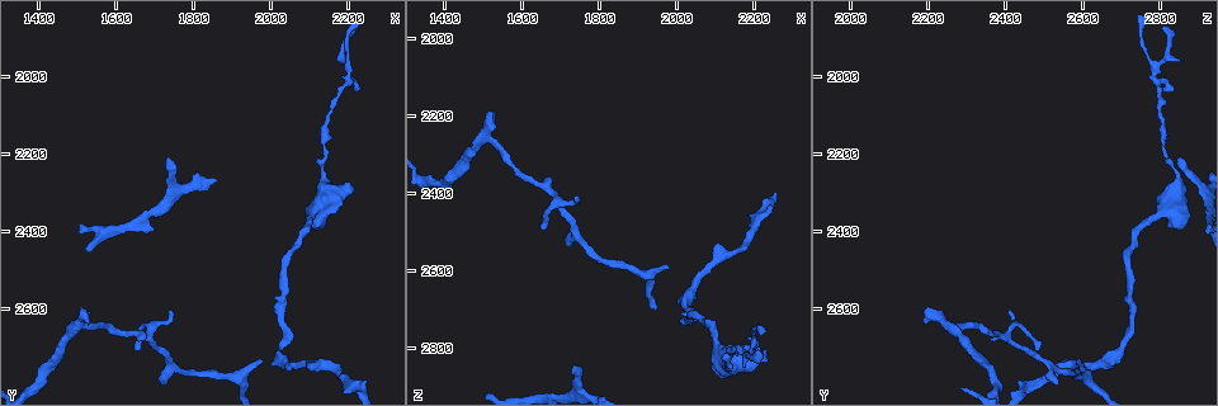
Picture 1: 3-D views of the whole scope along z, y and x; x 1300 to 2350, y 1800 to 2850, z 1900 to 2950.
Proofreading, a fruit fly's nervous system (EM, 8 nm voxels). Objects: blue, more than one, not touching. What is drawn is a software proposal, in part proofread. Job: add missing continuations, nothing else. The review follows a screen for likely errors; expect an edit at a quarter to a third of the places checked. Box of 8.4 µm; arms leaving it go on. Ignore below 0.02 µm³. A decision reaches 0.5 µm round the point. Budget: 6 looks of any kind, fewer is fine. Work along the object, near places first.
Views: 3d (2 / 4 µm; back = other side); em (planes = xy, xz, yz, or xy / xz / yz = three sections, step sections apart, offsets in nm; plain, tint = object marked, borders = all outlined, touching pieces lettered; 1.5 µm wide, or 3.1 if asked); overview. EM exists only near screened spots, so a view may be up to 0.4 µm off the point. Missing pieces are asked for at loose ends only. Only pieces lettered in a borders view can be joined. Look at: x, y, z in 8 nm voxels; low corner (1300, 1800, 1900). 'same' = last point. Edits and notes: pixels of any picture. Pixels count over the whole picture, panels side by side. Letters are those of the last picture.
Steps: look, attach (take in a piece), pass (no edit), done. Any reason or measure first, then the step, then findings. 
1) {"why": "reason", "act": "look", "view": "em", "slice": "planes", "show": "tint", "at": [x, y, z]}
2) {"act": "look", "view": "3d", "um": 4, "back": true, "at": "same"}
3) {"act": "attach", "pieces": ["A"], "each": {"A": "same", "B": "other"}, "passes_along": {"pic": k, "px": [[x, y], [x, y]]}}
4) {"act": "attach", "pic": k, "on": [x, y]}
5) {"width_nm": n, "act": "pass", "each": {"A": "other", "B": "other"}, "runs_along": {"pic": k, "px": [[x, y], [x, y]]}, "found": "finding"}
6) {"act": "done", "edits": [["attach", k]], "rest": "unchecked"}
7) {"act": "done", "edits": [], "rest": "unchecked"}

{"why": "branch stops here", "act": "look", "view": "em", "slice": "planes", "show": "borders", "at": [1530, 2630, 2195]}

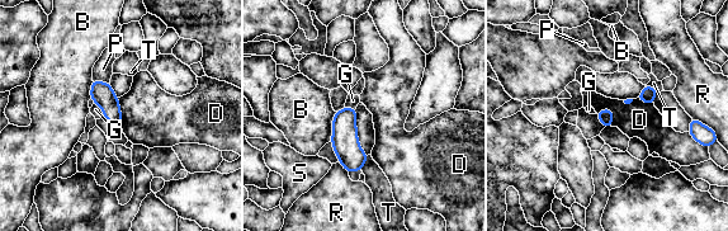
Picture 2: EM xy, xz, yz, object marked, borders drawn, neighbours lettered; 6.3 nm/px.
{"act": "attach", "pieces": ["P"], "each": {"B": "other", "D": "other", "G": "other", "P": "same", "R": "other", "S": "other", "T": "other"}, "passes_along": {"pic": 2, "px": [[102, 93], [100, 81], [103, 69]]}, "found": "it goes on there"}

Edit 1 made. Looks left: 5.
{"why": "free end", "act": "look", "view": "em", "slice": "planes", "show": "borders", "at": [1735, 2215, 2840]}

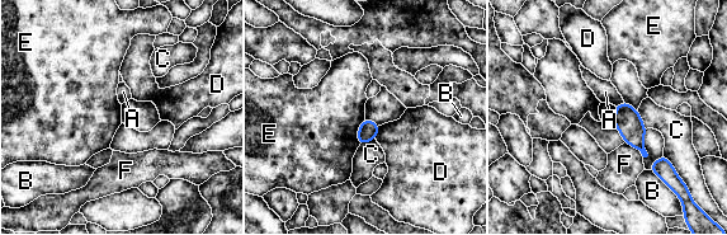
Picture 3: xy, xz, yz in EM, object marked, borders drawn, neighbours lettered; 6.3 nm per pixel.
{"longest_contact_nm": ["E", 180], "act": "pass", "each": {"A": "other", "B": "other", "C": "other", "D": "other", "E": "other", "F": "other"}, "border": {"pic": 3, "px": [[364, 118], [358, 128], [358, 145]]}, "found": "no lettered piece goes on from it"}

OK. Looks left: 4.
{"why": "tapers out", "act": "look", "view": "em", "slice": "yz", "step": 4, "show": "borders", "at": [2230, 2035, 2805]}

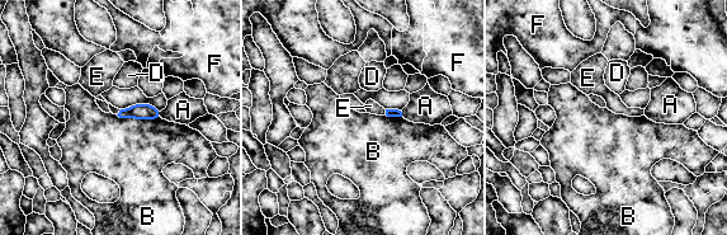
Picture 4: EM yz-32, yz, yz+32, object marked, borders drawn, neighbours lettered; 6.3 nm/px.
{"act": "pass", "each": {"A": "other", "B": "other", "D": "other", "E": "other", "F": "other"}, "border": {"pic": 4, "px": [[116, 114], [119, 117], [160, 118]]}, "found": "no lettered piece goes on from it"}

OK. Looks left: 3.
{"act": "done", "edits": [["attach", 2]], "rest": "unchecked"}

